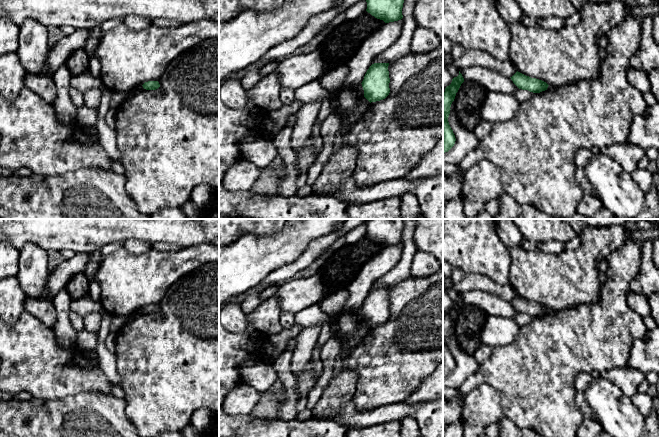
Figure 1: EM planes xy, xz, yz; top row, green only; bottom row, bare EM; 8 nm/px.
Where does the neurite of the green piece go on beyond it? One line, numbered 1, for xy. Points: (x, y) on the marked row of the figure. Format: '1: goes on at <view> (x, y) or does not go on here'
1: does not go on here

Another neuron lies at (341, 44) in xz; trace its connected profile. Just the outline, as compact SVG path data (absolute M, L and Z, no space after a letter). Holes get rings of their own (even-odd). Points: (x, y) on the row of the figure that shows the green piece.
M365 11L358 18L346 19L335 28L321 47L328 53L332 64L338 66L346 64L364 40L384 24L383 20Z

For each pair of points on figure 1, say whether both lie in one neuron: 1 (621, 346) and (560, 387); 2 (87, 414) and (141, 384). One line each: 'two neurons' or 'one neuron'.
1: one neuron
2: two neurons

